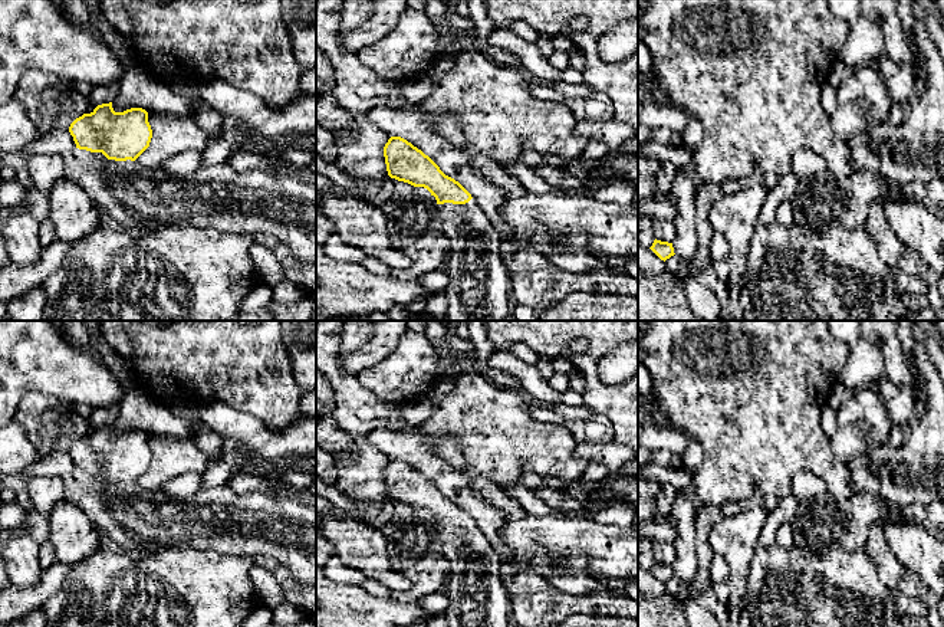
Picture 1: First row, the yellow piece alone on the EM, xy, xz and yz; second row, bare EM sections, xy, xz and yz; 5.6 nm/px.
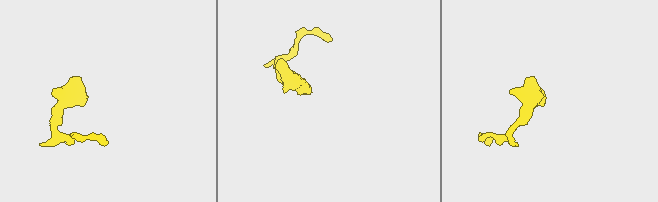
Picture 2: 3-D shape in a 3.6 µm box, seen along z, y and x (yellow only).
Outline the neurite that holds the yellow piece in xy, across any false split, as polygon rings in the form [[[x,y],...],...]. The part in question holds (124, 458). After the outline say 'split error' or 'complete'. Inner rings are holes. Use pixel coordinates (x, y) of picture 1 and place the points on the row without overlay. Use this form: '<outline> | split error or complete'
[[[112,424],[98,427],[91,436],[76,440],[69,454],[76,470],[102,475],[115,483],[135,483],[149,469],[152,460],[145,431],[115,434]]] | complete

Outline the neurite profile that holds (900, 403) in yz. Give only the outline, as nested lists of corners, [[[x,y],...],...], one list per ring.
[[[888,377],[879,380],[875,387],[892,426],[911,427],[918,420],[912,387],[898,385]]]

